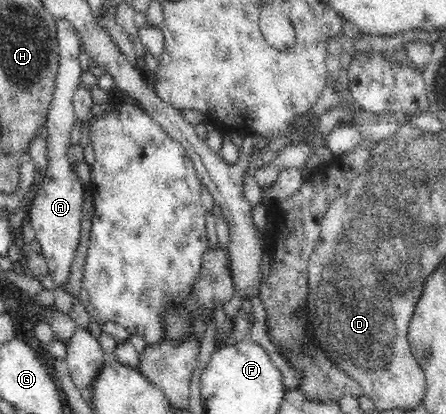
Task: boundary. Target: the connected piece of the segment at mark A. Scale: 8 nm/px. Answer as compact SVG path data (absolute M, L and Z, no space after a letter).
M67 18L56 20L56 31L59 37L59 68L54 88L54 97L48 110L46 126L48 137L46 140L47 165L44 183L39 188L34 203L28 211L28 219L32 222L36 232L37 242L41 245L42 255L48 264L47 274L53 278L59 288L63 288L69 280L73 258L77 246L81 242L81 212L83 208L84 186L76 171L69 163L67 151L71 146L69 132L73 128L75 115L73 111L73 94L80 85L81 69L79 54L81 50L80 33Z

